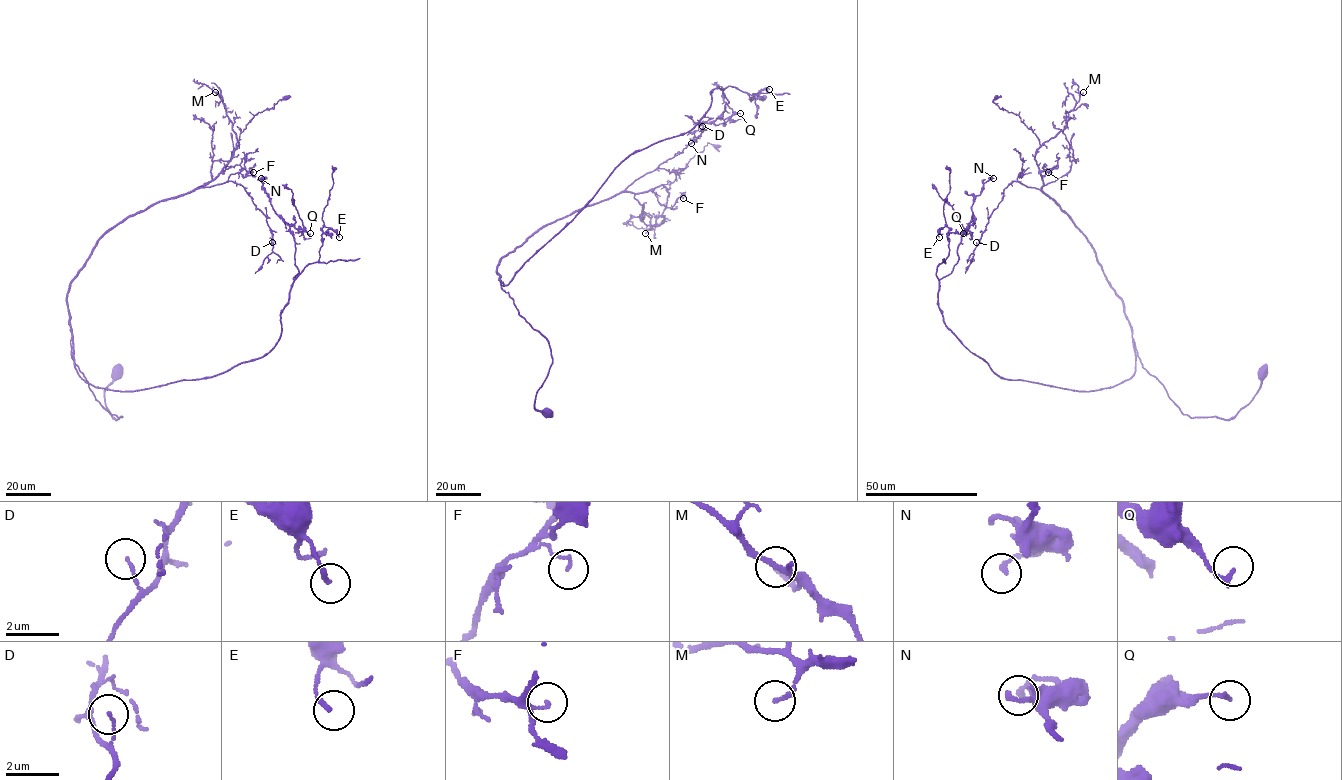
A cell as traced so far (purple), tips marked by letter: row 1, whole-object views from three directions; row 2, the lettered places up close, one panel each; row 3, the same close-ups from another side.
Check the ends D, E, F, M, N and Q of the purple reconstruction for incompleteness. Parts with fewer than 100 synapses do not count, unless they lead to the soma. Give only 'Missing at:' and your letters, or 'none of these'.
Missing at: none of these

